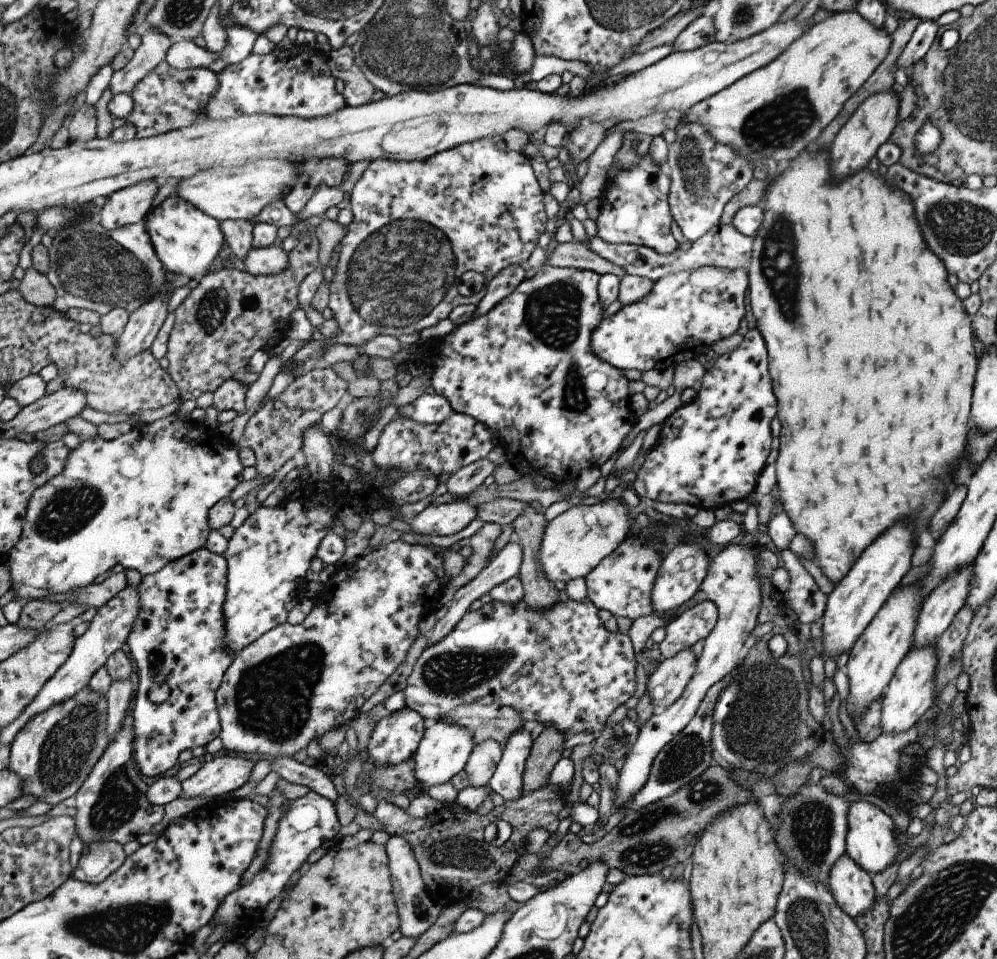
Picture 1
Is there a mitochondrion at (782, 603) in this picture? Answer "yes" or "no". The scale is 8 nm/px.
no

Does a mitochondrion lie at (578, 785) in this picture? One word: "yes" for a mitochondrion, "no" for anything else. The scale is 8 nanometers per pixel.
no

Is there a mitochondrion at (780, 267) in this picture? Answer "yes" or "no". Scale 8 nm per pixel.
yes

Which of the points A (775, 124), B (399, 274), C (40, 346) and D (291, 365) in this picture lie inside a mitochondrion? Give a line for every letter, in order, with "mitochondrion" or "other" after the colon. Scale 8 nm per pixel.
A: mitochondrion
B: mitochondrion
C: other
D: other

